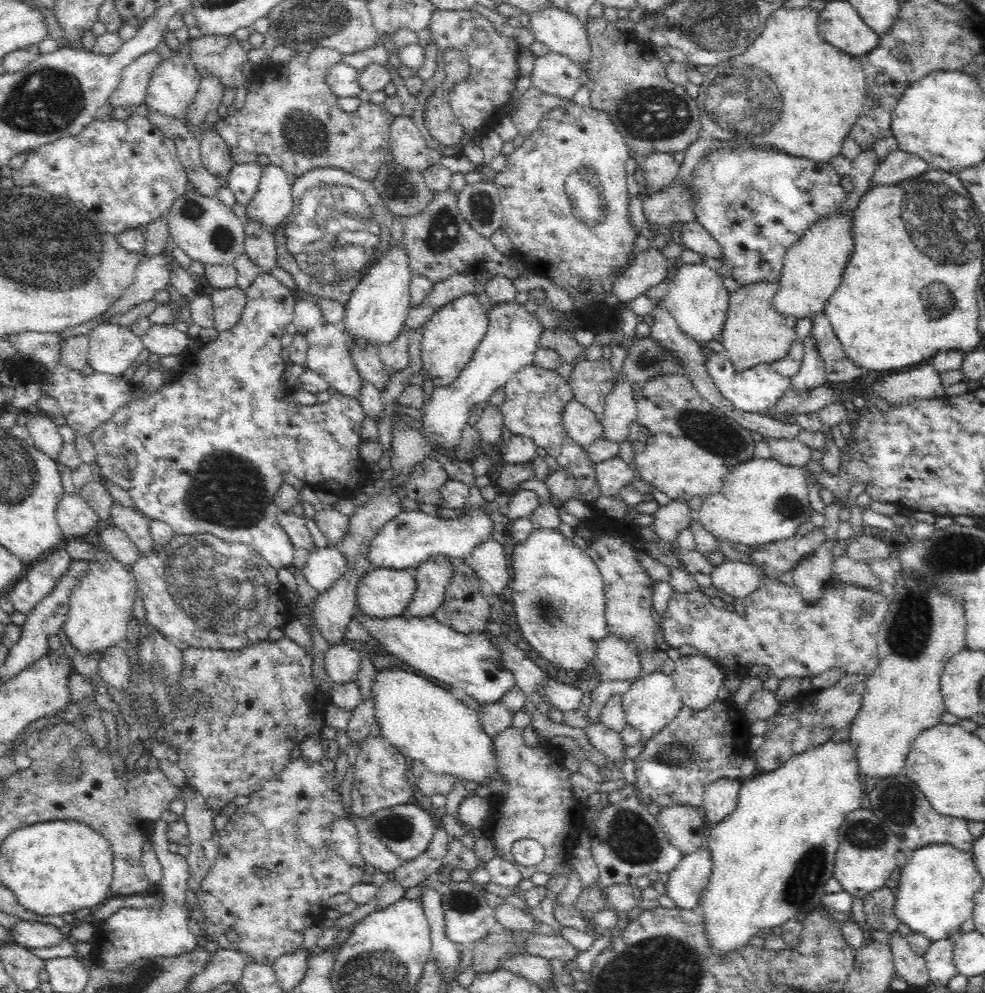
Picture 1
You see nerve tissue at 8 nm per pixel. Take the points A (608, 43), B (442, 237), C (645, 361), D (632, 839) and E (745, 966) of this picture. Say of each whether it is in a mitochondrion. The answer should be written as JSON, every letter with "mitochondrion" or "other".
{"A":"other","B":"mitochondrion","C":"mitochondrion","D":"mitochondrion","E":"other"}

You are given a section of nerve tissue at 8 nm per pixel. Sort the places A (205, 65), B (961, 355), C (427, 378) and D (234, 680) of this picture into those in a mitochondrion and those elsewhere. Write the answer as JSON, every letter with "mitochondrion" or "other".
{"A":"other","B":"other","C":"other","D":"other"}

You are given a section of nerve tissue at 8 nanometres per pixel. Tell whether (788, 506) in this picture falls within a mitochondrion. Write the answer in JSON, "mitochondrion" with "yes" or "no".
{"mitochondrion":"yes"}

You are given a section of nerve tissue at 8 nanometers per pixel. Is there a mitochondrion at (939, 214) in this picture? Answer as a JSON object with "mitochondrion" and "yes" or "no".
{"mitochondrion":"yes"}

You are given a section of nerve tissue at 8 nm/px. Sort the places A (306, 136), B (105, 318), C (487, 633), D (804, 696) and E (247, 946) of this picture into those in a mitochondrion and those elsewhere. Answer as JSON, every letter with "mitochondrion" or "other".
{"A":"mitochondrion","B":"other","C":"other","D":"other","E":"other"}

